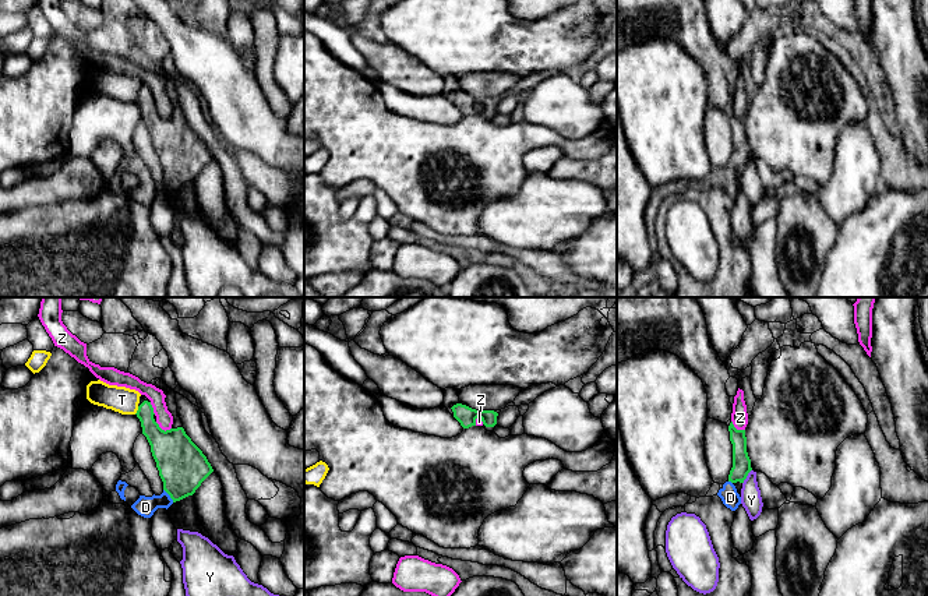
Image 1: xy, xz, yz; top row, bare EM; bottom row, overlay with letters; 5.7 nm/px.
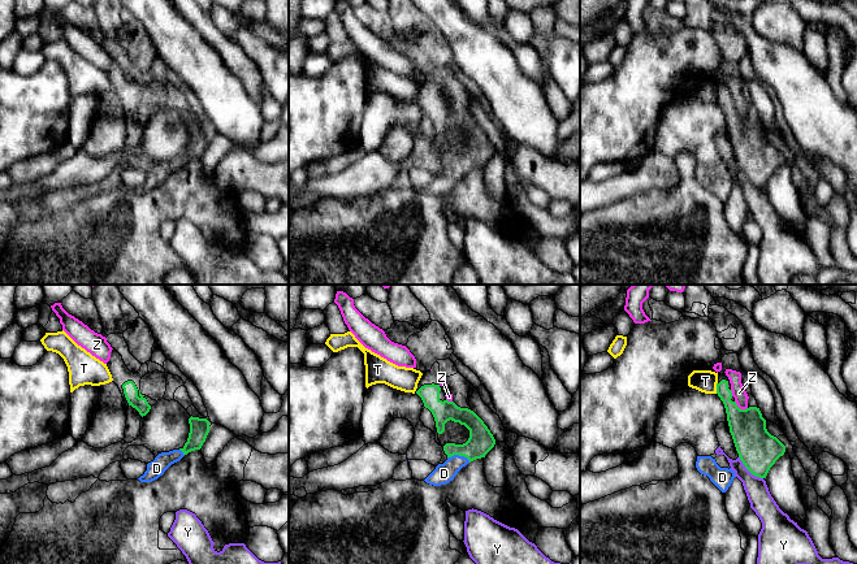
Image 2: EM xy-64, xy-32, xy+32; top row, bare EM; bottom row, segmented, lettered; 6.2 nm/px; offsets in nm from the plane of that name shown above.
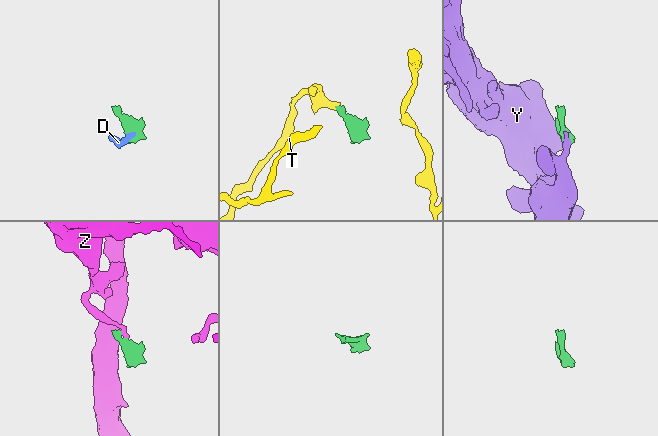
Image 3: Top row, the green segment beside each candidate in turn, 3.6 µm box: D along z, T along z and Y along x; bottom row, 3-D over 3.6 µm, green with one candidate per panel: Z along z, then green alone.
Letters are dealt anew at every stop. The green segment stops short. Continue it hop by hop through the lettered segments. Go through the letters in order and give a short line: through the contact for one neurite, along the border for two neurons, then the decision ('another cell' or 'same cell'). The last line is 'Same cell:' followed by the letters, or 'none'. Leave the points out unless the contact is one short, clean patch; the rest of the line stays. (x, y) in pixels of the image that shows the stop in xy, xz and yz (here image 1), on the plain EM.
D: line xy (182, 152), (182, 165), (169, 182), (162, 189), (145, 194); same cell
T: line xy (138, 94), (134, 101); another cell
Y: line yz (751, 157), (743, 170); another cell
Z: line xy (155, 109), (165, 117), (170, 116); another cell
Same cell: D

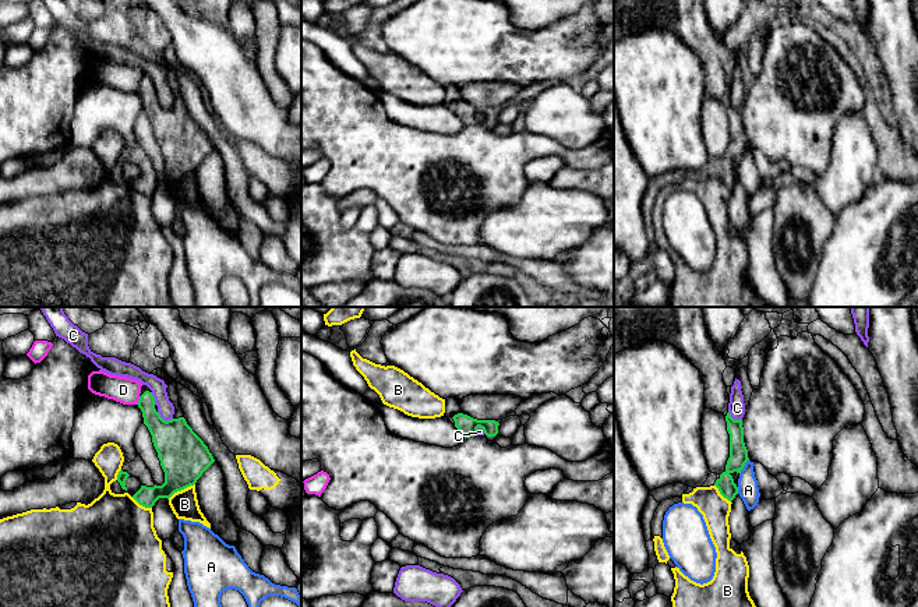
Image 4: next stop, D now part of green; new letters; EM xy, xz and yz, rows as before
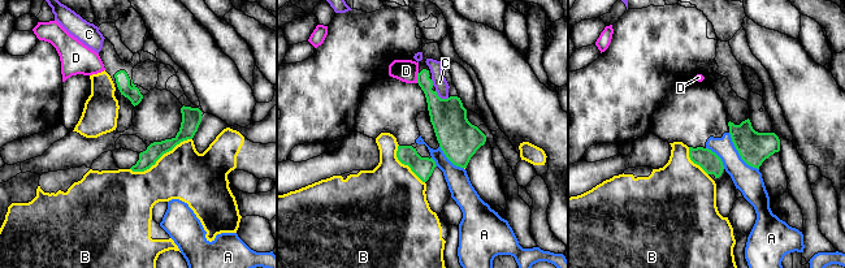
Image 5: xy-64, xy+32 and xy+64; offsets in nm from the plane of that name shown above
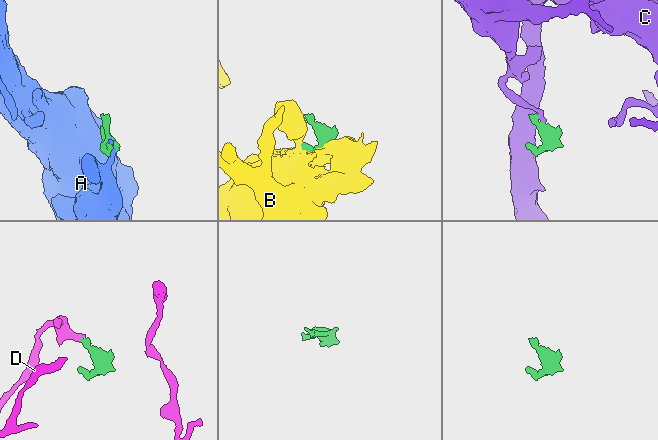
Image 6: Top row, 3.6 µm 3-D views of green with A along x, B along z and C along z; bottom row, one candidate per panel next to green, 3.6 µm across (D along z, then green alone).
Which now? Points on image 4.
A: line yz (748, 147), (740, 161); another cell
B: another cell
C: line xy (156, 99), (166, 108), (172, 106); another cell
D: line xy (140, 84), (136, 91); another cell
Same cell: none

